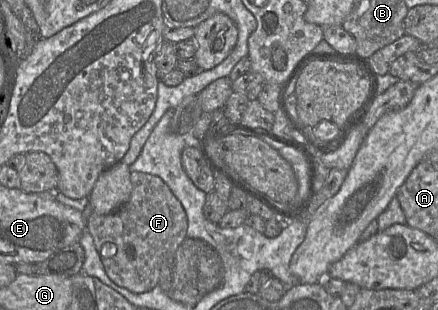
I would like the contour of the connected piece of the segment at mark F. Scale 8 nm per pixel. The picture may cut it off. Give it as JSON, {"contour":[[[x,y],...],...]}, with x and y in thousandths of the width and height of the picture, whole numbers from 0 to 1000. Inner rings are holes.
{"contour":[[[299,555],[301,619],[292,648],[244,694],[210,687],[199,735],[212,765],[247,894],[269,923],[320,948],[345,939],[368,865],[395,855],[406,797],[425,768],[429,703],[411,648],[361,568]]]}

